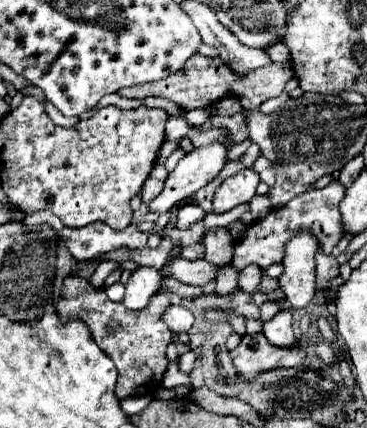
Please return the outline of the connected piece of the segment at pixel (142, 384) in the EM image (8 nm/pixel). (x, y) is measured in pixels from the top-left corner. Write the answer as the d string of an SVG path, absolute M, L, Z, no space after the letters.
M66 277L64 283L80 283L78 287L74 287L80 291L70 297L60 297L60 315L66 317L68 321L72 319L84 321L98 347L116 363L118 399L130 395L156 393L162 385L162 377L168 367L166 347L172 341L172 331L162 323L162 311L166 311L166 307L172 305L170 297L166 293L158 293L156 297L152 297L152 305L146 307L144 311L130 311L122 303L110 301L104 289L94 289L86 279Z

